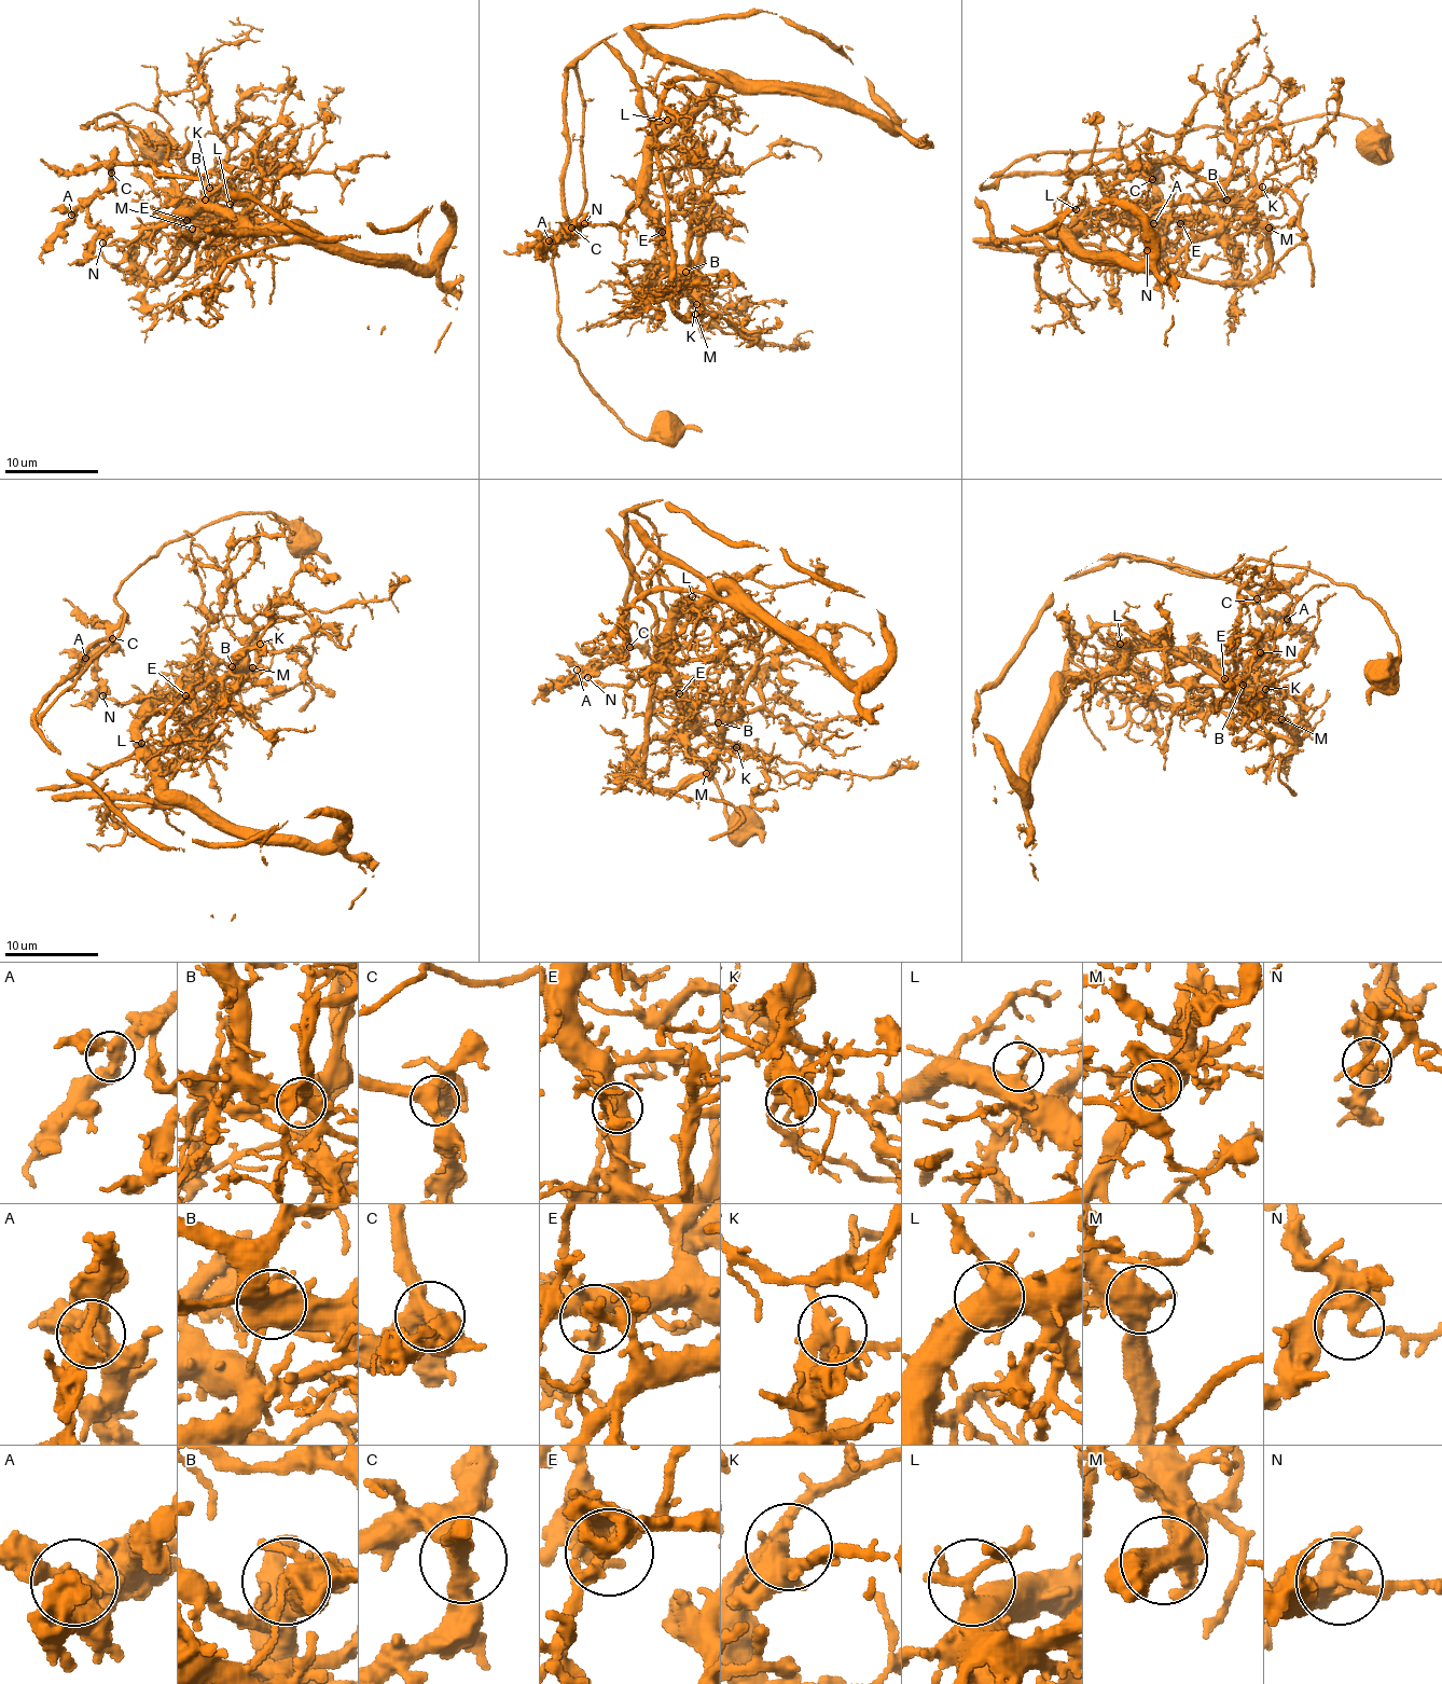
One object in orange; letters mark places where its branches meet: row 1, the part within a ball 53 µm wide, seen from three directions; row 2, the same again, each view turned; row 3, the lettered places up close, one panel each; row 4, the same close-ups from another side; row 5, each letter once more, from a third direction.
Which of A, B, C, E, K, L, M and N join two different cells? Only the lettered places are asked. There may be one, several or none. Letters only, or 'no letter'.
B, N

